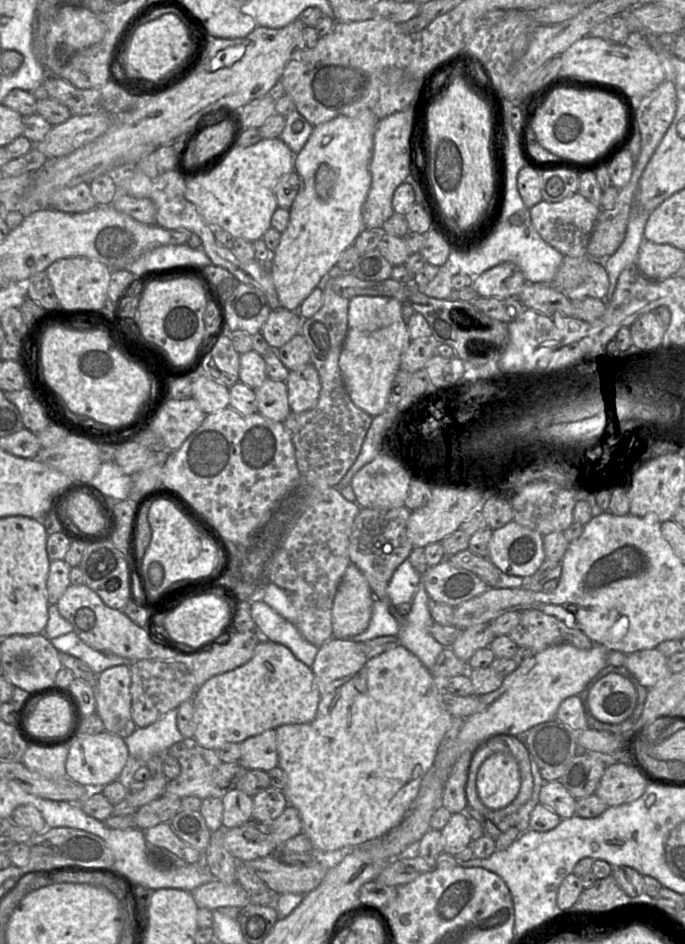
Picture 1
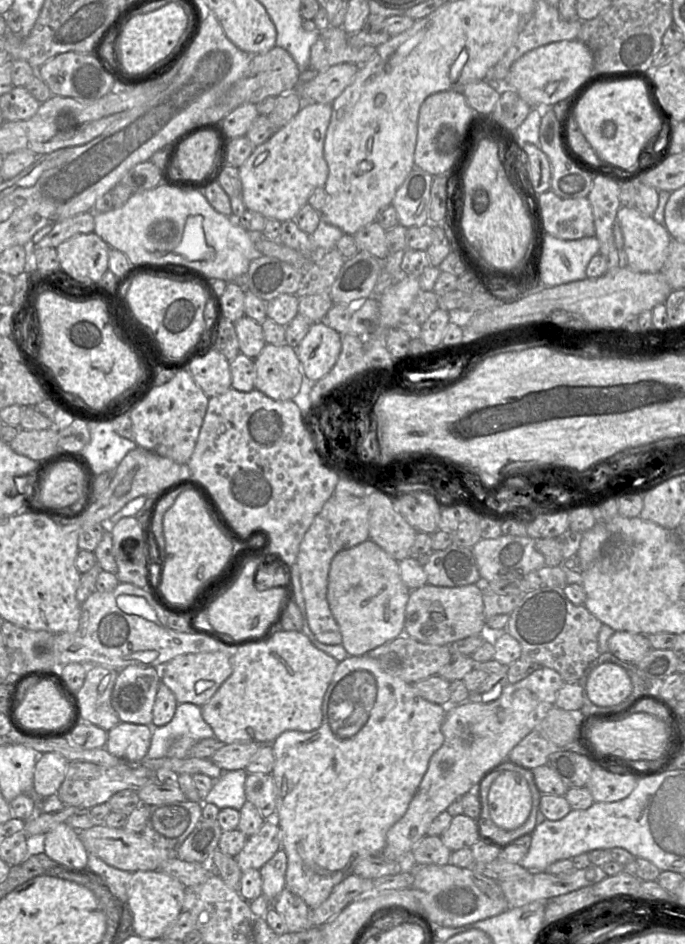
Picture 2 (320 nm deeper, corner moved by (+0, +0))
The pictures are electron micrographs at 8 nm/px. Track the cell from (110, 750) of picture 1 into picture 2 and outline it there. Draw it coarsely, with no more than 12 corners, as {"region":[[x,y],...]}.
{"region":[[119,722],[105,748],[130,764],[148,752],[150,725]]}

